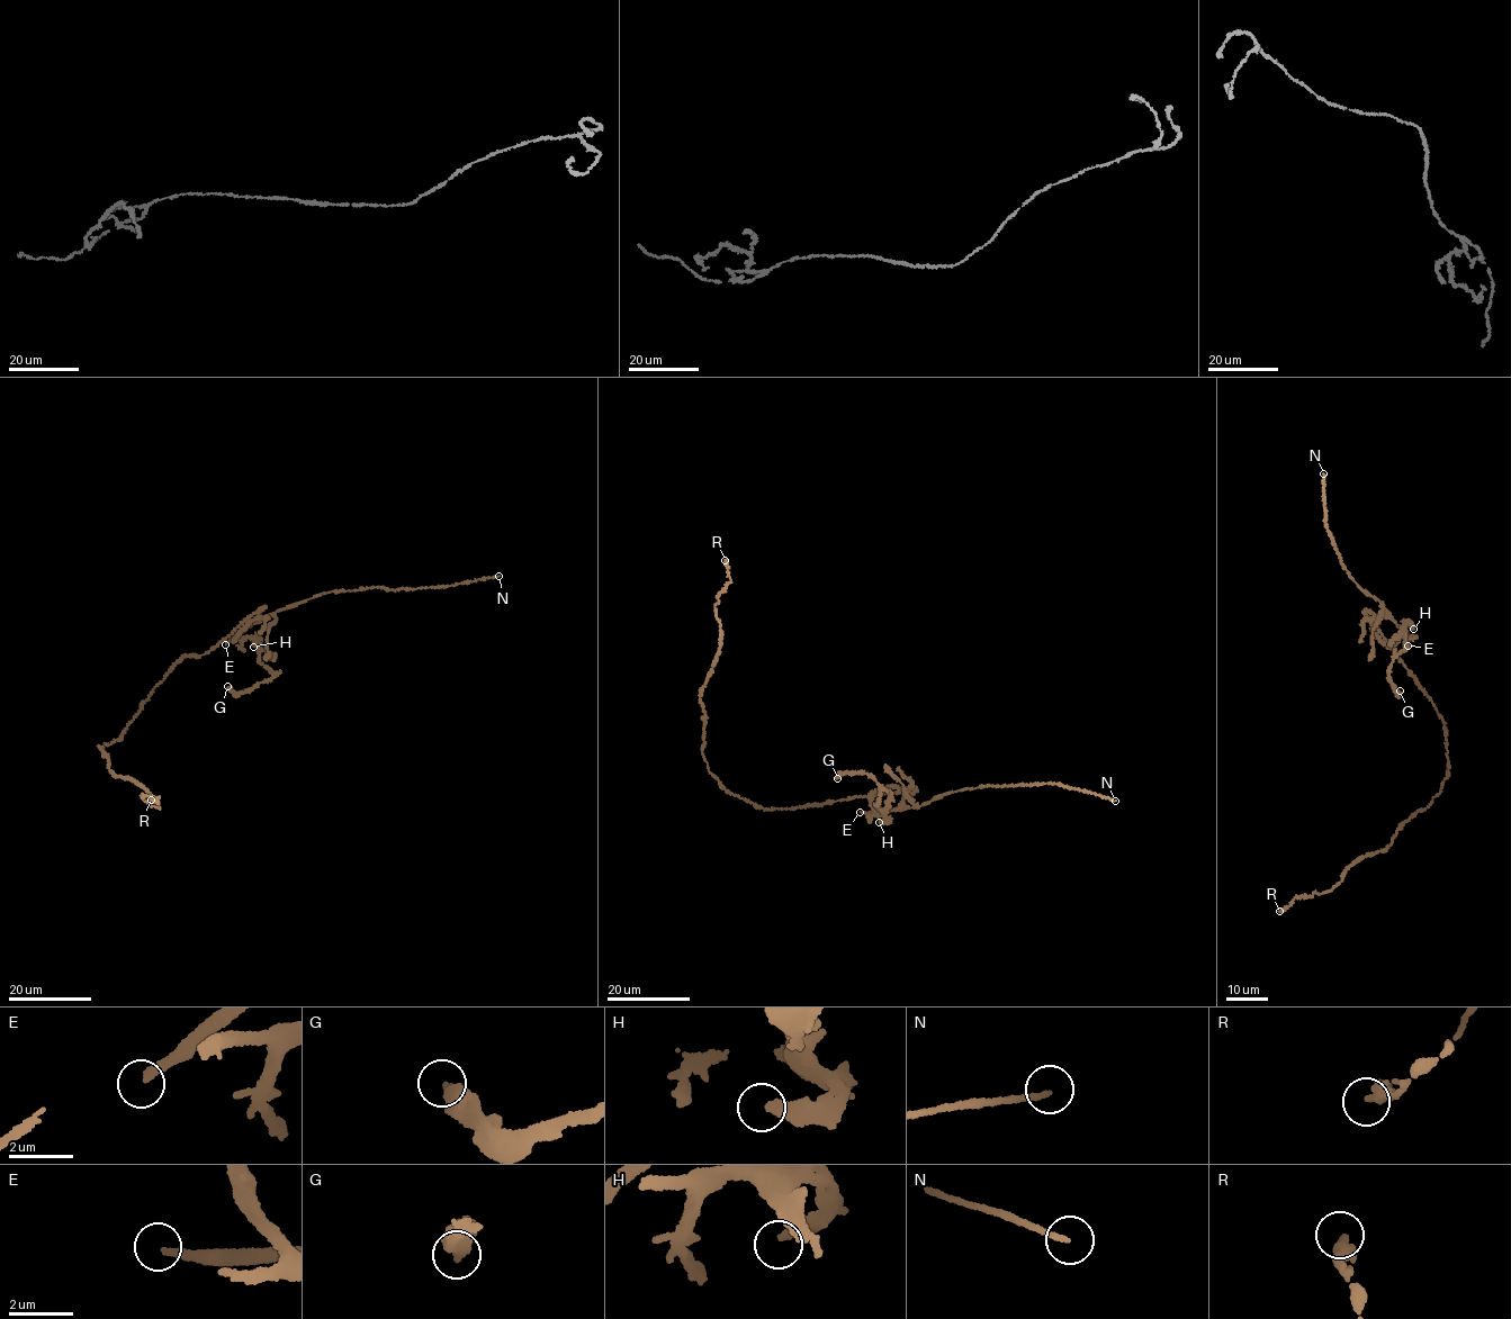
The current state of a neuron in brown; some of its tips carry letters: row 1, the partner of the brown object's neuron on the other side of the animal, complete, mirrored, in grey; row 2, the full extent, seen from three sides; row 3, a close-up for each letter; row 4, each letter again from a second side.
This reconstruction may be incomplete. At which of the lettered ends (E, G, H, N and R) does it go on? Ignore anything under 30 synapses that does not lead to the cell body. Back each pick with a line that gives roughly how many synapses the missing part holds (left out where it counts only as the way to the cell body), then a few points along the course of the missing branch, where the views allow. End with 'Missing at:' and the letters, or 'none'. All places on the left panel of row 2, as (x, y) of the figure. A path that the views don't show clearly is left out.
N: about 80 synapses
Missing at: N

